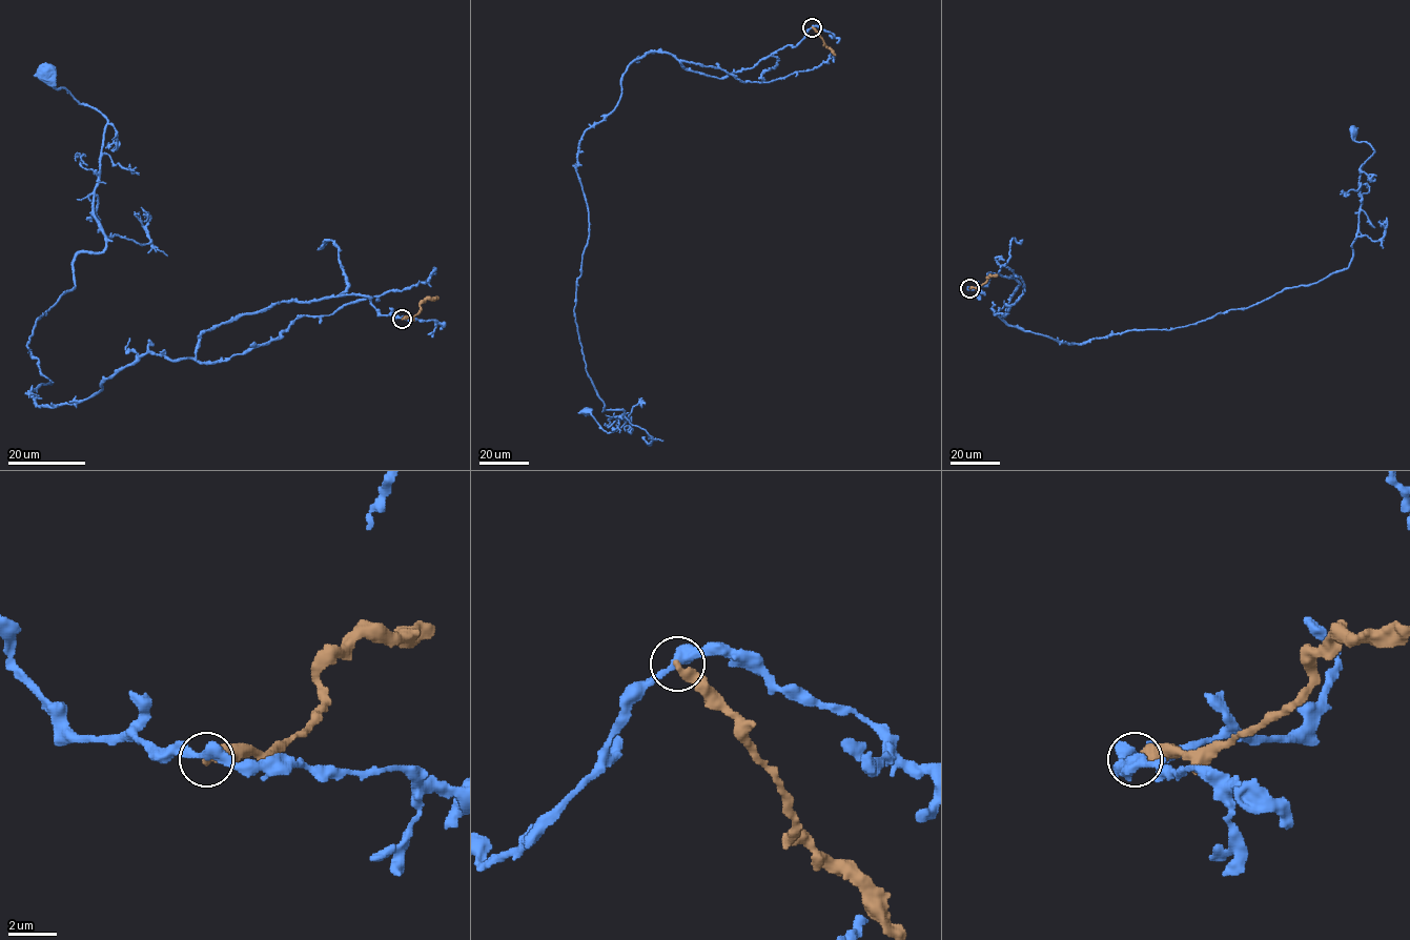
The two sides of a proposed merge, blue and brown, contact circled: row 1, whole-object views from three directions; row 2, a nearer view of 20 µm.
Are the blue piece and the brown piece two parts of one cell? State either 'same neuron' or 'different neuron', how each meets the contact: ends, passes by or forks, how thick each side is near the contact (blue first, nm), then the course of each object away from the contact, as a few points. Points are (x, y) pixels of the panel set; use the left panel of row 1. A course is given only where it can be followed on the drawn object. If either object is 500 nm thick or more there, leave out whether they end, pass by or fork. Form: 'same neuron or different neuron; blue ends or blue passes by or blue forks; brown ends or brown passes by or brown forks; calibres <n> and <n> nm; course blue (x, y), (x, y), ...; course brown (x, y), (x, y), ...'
different neuron; blue passes by; brown ends; calibres 440 and 380 nm; course blue (402, 318), (277, 302), (39, 406), (35, 324), (105, 245), (107, 120), (47, 70); course brown (402, 318), (414, 317), (426, 299), (437, 297)

